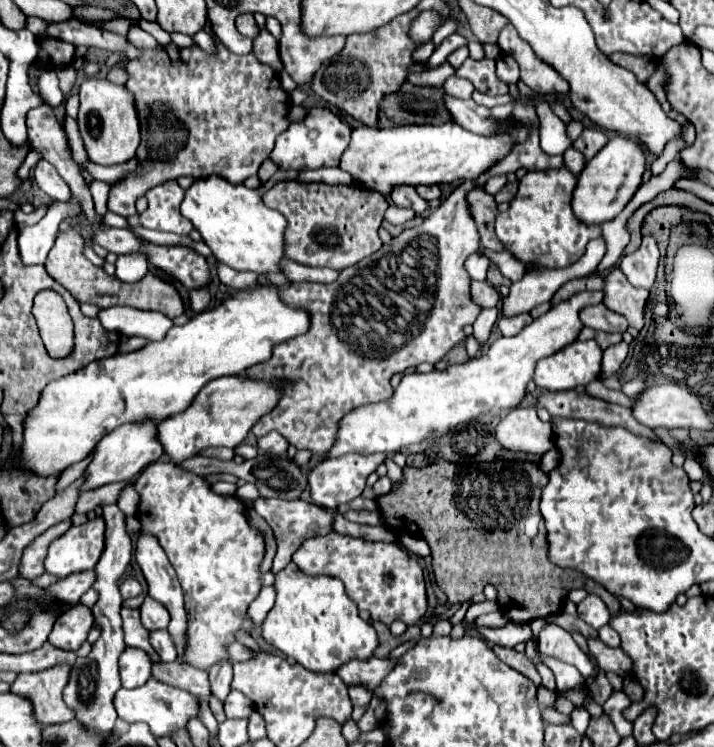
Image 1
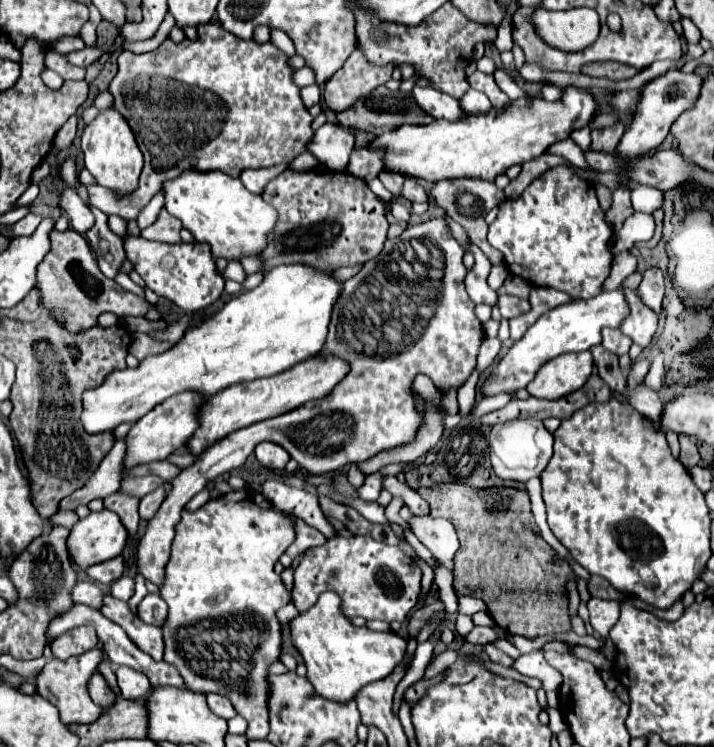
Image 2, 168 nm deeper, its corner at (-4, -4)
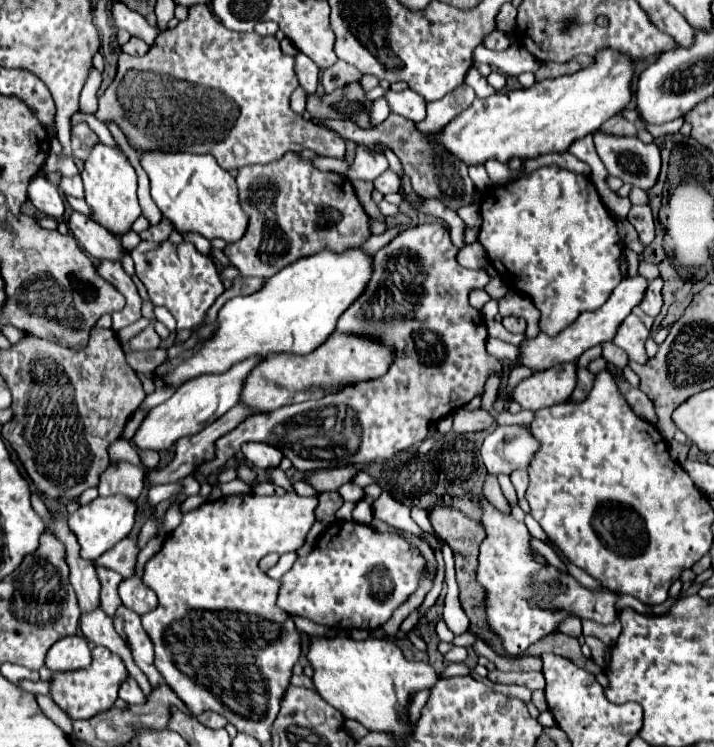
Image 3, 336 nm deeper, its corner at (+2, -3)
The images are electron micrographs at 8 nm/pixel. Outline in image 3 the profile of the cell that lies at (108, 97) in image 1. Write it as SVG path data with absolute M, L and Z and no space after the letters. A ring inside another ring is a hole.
M99 141L93 147L93 153L85 159L81 177L85 183L85 201L93 209L91 219L109 229L113 235L127 233L133 221L141 215L141 207L137 203L137 173L127 155L119 147L109 147Z

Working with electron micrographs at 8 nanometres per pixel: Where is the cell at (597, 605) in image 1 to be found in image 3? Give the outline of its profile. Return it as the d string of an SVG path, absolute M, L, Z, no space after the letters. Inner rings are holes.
M483 497L481 523L487 537L481 543L477 579L487 591L487 621L491 629L501 635L503 647L511 655L523 653L529 645L541 637L557 631L559 617L569 613L581 619L593 619L609 625L617 619L615 595L611 591L593 593L583 589L571 575L557 573L555 567L541 567L531 559L529 531L525 523L515 521L511 515L503 515L499 509L489 505Z

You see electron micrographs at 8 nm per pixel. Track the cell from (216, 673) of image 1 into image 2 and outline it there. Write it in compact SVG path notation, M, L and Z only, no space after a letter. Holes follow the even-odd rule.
M207 694L207 704L211 706L211 712L219 718L231 720L235 716L235 708L231 706L231 702L227 702L227 698L223 698L219 694Z

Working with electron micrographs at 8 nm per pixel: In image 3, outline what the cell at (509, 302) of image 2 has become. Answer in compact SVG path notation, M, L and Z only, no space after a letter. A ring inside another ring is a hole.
M511 289L503 299L499 299L499 315L501 317L507 317L507 315L525 317L527 319L525 332L527 338L536 337L539 333L540 312L531 305L531 299L525 293L521 293L521 291Z

